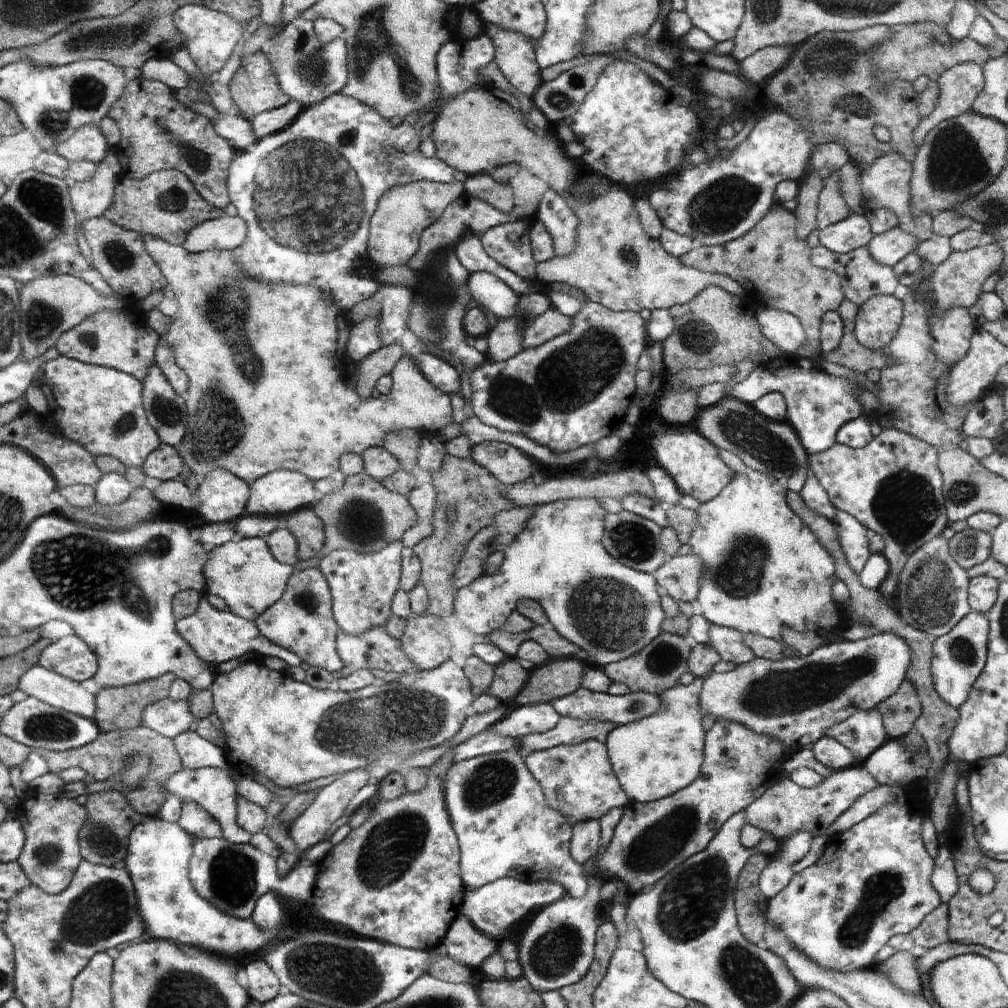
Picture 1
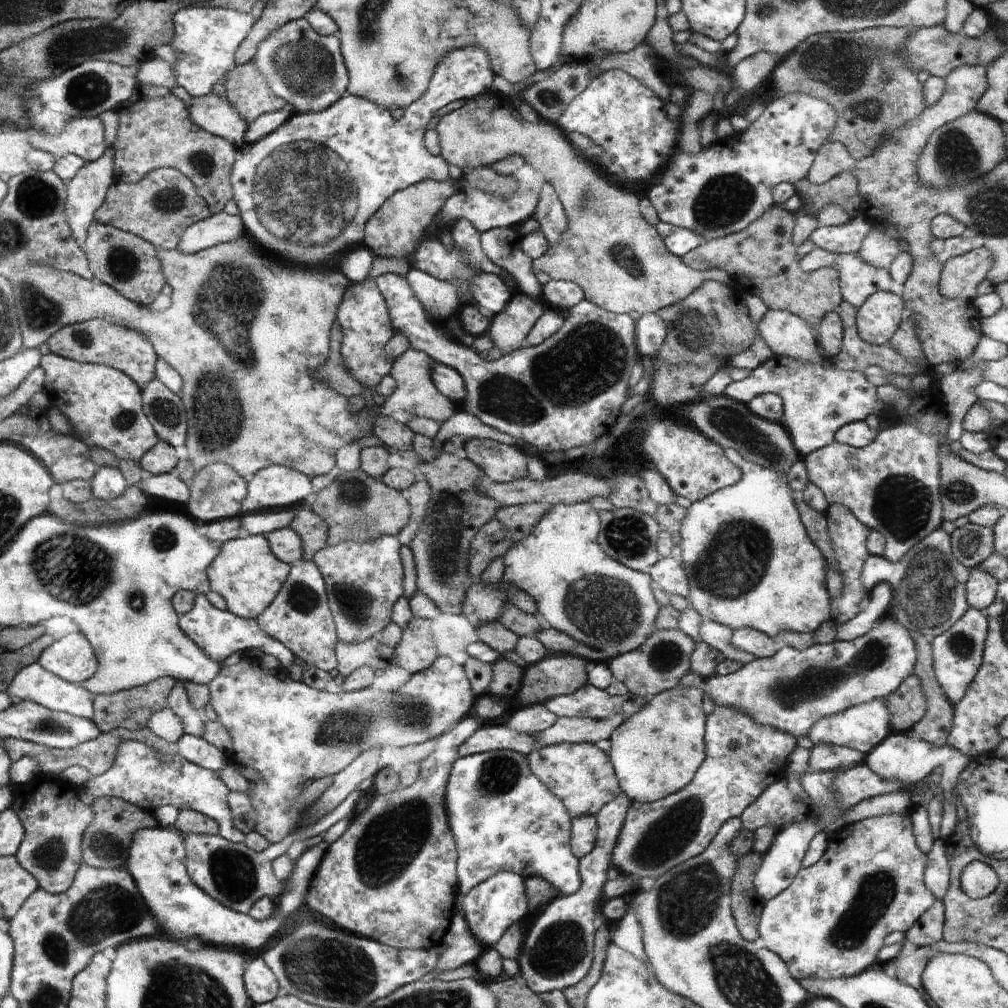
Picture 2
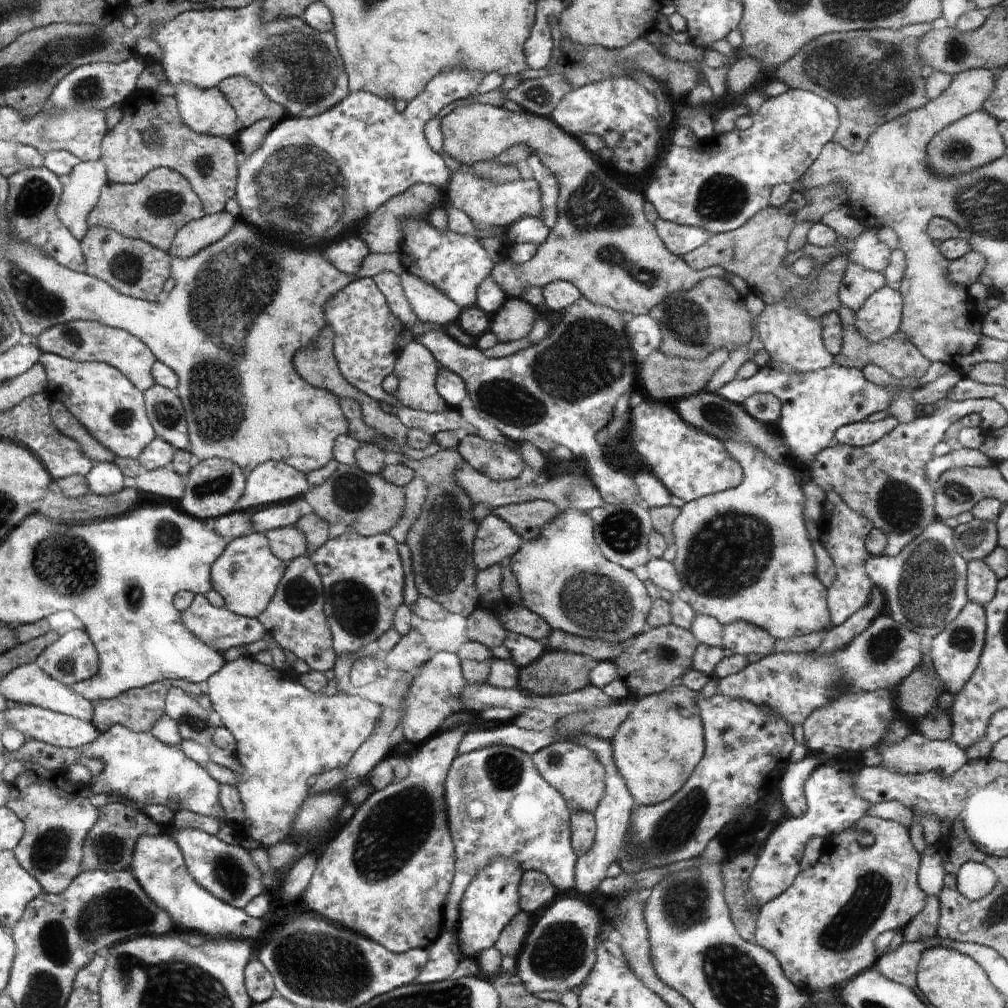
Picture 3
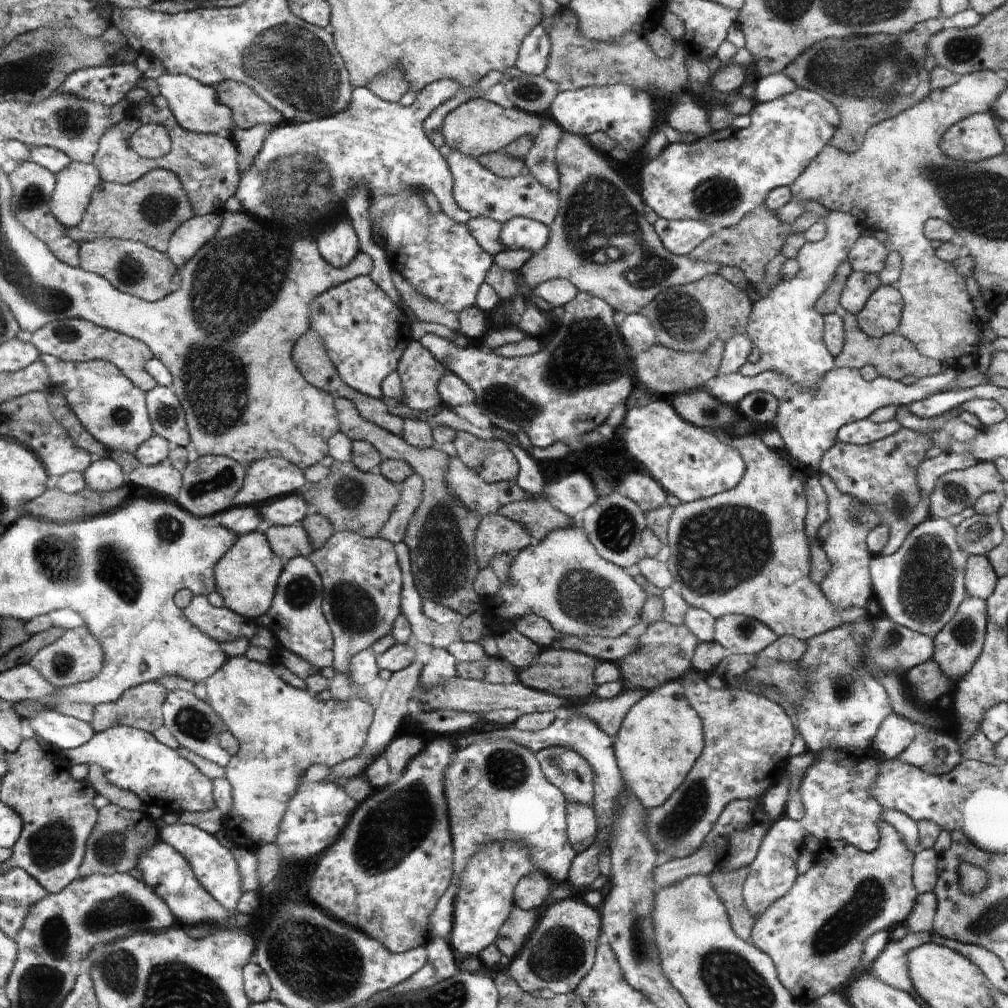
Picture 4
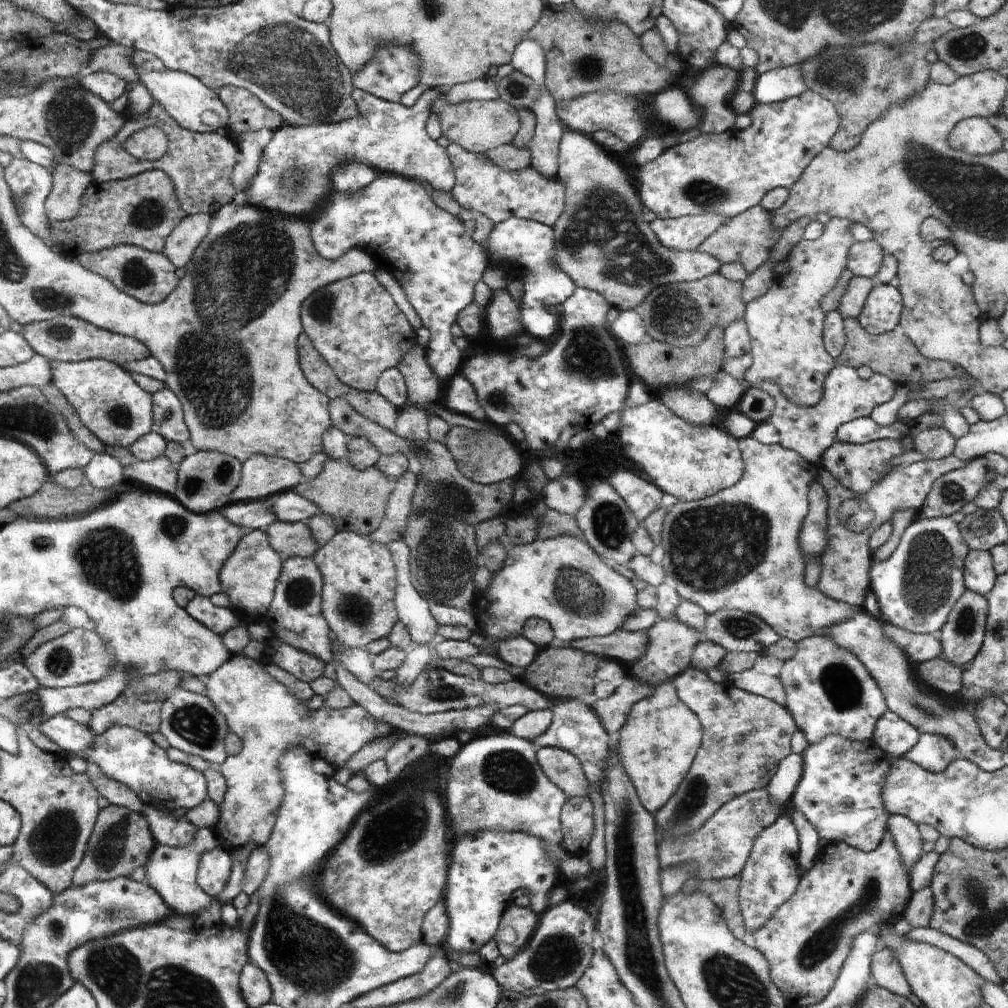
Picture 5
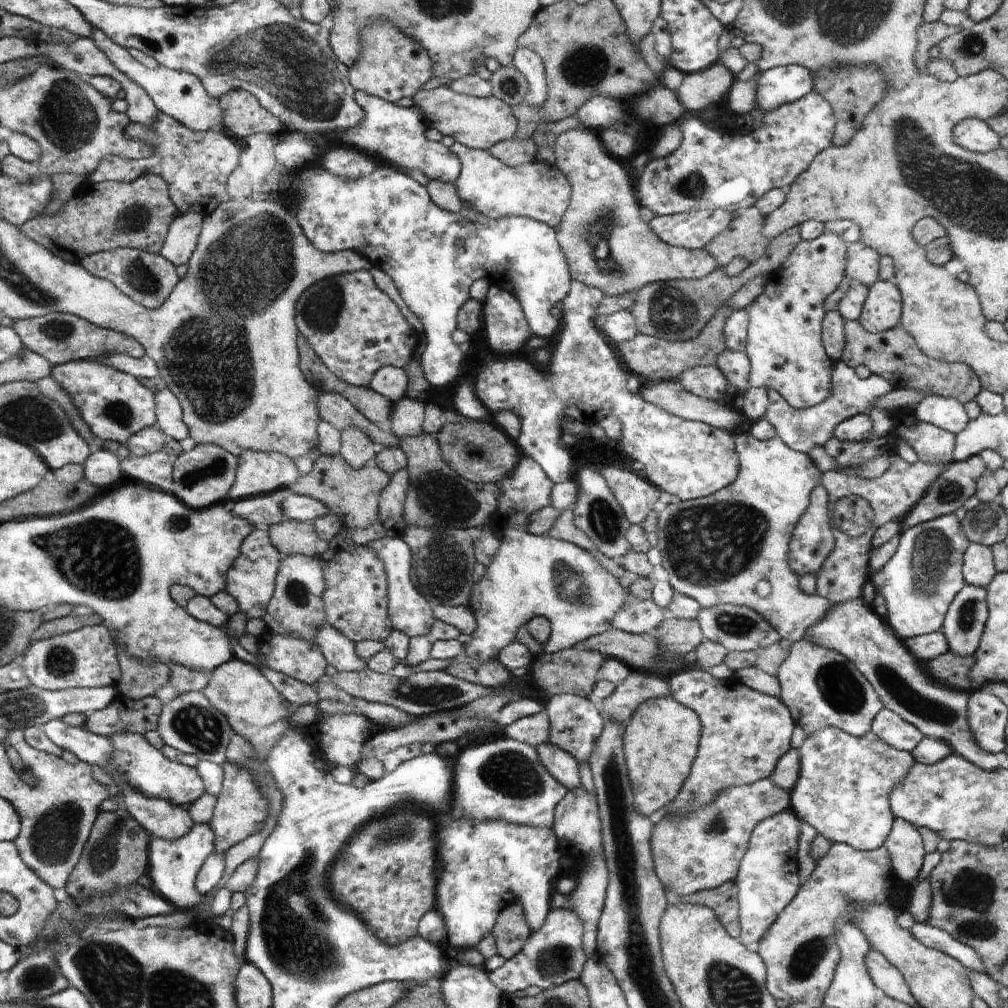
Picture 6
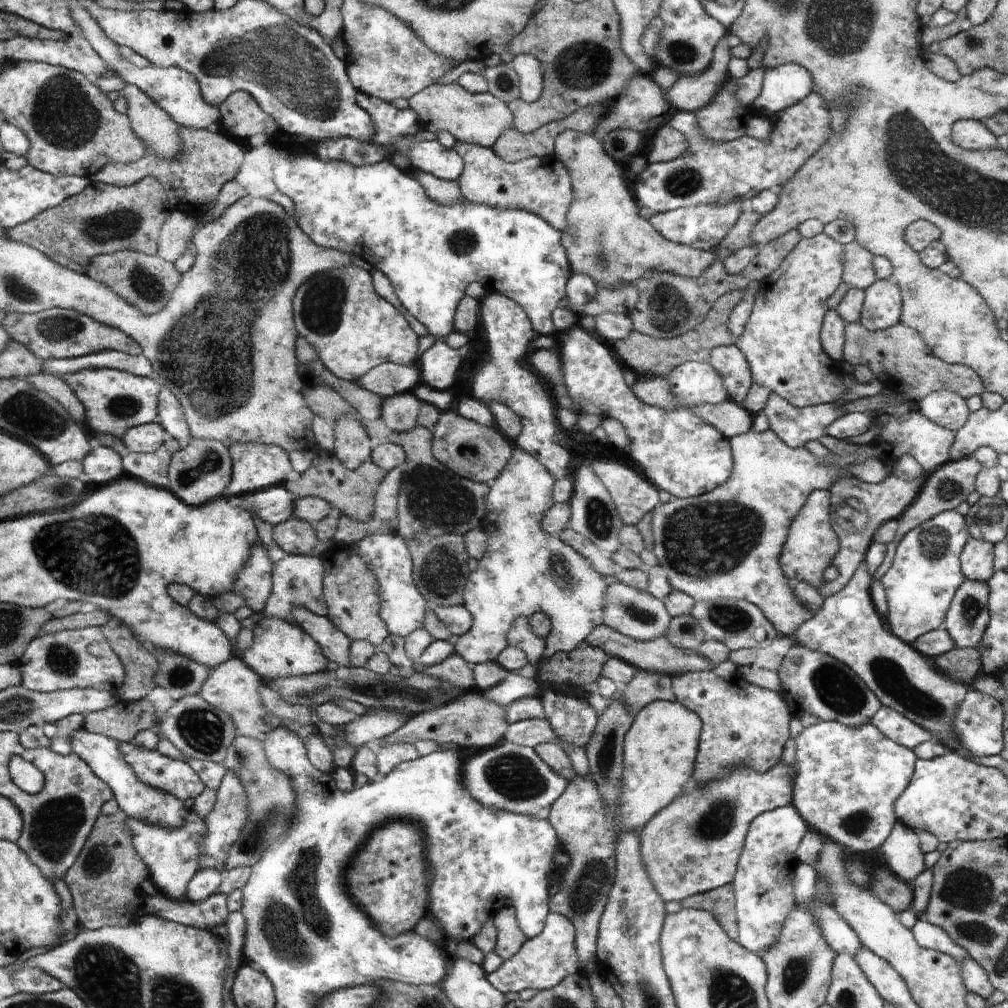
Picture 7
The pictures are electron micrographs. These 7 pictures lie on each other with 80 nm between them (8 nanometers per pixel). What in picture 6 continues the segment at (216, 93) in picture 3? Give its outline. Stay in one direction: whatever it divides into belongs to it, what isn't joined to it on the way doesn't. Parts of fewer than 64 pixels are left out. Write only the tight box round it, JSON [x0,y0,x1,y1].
[92,28,223,131]

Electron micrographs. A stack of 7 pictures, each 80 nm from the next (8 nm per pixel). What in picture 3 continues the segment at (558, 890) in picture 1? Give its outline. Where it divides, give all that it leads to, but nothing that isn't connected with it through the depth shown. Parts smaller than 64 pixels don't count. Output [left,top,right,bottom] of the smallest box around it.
[455,858,523,958]

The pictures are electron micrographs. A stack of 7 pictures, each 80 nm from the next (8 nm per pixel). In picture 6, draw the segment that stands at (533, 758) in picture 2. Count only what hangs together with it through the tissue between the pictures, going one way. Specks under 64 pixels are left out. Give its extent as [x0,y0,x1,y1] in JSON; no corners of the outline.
[535,743,583,790]

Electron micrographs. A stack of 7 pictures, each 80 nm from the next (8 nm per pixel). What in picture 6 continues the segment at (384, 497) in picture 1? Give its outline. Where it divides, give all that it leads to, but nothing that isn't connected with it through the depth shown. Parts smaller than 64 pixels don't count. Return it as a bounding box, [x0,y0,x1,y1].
[289,455,391,528]

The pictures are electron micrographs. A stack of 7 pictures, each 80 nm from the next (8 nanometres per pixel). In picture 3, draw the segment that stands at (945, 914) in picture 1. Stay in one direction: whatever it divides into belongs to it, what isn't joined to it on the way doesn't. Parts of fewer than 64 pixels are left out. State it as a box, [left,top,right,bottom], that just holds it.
[902,894,940,942]

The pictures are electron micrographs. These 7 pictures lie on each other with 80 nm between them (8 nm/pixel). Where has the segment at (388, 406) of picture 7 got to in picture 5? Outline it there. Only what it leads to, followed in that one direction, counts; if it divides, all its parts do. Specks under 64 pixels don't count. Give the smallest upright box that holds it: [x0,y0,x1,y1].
[394,405,430,447]

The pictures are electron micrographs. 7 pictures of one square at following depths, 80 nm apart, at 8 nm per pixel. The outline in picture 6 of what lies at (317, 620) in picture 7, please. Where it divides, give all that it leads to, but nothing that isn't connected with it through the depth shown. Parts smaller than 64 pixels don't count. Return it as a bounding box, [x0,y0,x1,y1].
[314,621,367,672]

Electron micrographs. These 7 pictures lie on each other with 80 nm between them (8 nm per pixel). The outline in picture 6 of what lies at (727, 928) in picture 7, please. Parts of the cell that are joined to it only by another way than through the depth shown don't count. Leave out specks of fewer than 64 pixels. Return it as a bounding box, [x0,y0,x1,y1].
[680,881,742,938]

